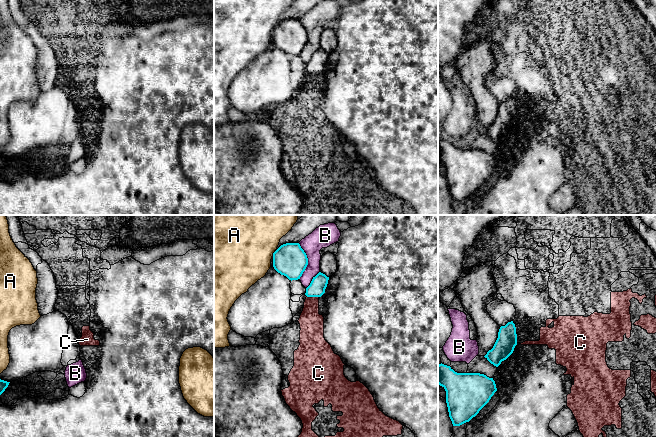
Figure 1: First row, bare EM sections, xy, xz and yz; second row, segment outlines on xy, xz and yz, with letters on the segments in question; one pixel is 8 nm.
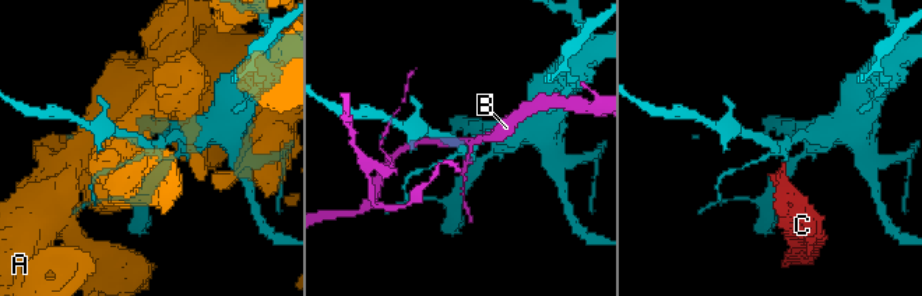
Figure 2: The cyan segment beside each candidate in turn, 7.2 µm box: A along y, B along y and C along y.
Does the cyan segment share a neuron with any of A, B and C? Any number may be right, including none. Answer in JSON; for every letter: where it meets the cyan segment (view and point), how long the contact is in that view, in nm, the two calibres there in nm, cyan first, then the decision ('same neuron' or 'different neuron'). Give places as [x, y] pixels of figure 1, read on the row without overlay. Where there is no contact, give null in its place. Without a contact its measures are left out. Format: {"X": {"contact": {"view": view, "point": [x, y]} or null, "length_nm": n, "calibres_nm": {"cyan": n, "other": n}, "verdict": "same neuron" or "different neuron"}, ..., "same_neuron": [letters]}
{"A": {"contact": {"view": "xz", "point": [273, 29]}, "length_nm": 50, "calibres_nm": {"cyan": 260, "other": 480}, "verdict": "different neuron"}, "B": {"contact": {"view": "xz", "point": [307, 37]}, "length_nm": 300, "calibres_nm": {"cyan": 260, "other": 180}, "verdict": "different neuron"}, "C": {"contact": {"view": "xz", "point": [313, 72]}, "length_nm": 100, "calibres_nm": {"cyan": 130, "other": 190}, "verdict": "different neuron"}, "same_neuron": []}

